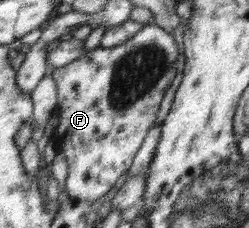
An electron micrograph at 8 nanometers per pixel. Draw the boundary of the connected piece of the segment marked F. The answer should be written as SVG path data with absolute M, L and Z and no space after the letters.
M148 23L144 25L136 36L125 44L110 49L99 48L95 51L90 51L90 53L83 54L76 61L73 61L64 67L55 68L52 72L52 77L56 82L58 100L55 114L58 124L52 137L57 142L58 151L62 152L67 159L67 178L64 183L62 183L62 186L68 192L71 202L96 201L96 199L102 197L107 191L112 189L112 185L124 175L124 171L130 169L136 151L140 149L140 145L142 145L142 141L144 141L148 129L150 129L150 127L154 125L154 121L156 121L156 113L158 113L158 107L160 107L160 103L162 103L162 97L164 97L164 93L166 93L166 89L168 89L168 83L174 79L174 76L177 73L175 63L178 56L179 52L173 36L167 30L162 29L161 26L157 26L154 23Z

